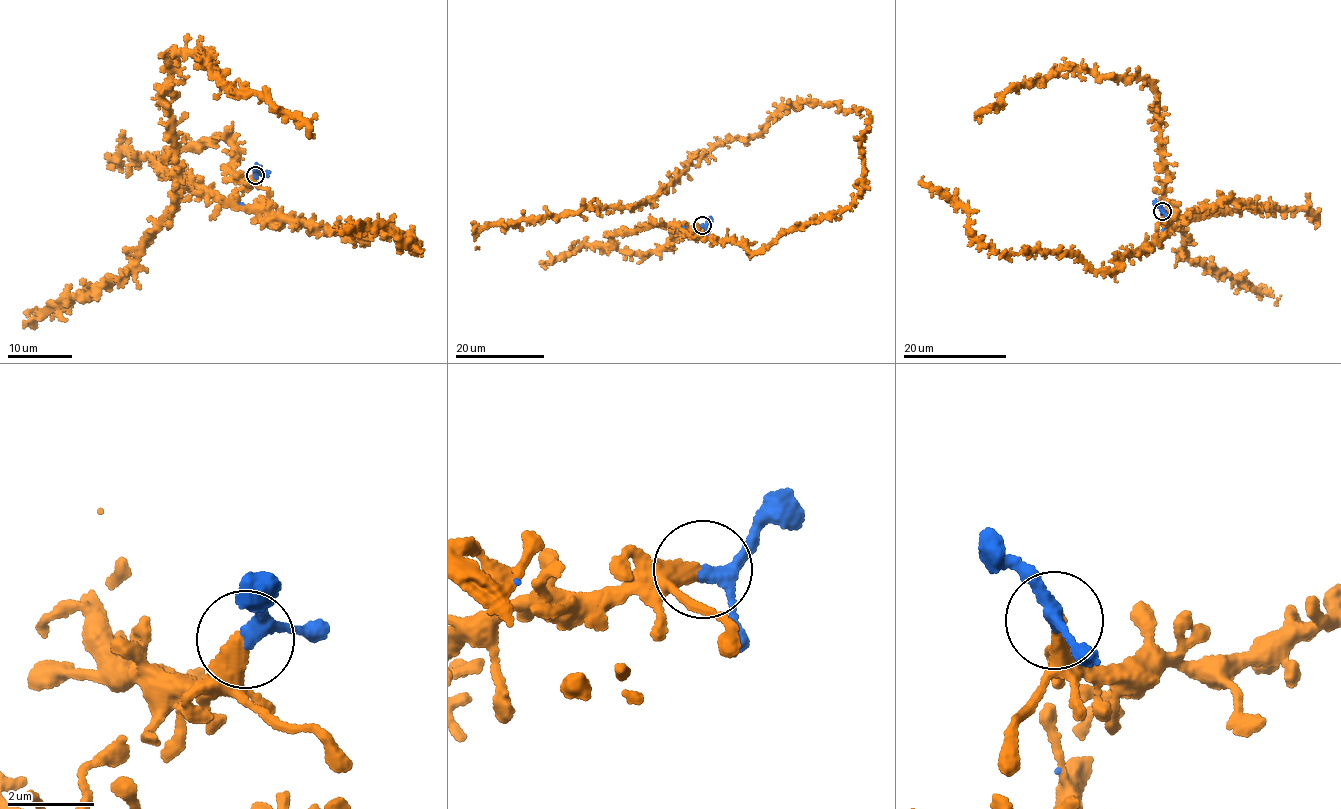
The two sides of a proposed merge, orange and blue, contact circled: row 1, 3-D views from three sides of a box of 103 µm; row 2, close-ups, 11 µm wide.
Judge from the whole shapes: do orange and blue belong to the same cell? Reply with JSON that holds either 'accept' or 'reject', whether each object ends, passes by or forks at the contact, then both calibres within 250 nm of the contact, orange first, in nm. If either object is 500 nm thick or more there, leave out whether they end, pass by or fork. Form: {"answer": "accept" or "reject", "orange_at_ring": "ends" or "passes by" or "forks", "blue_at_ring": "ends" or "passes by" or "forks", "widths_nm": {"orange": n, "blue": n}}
{"answer": "accept", "orange_at_ring": "ends", "blue_at_ring": "passes by", "widths_nm": {"orange": 440, "blue": 280}}

